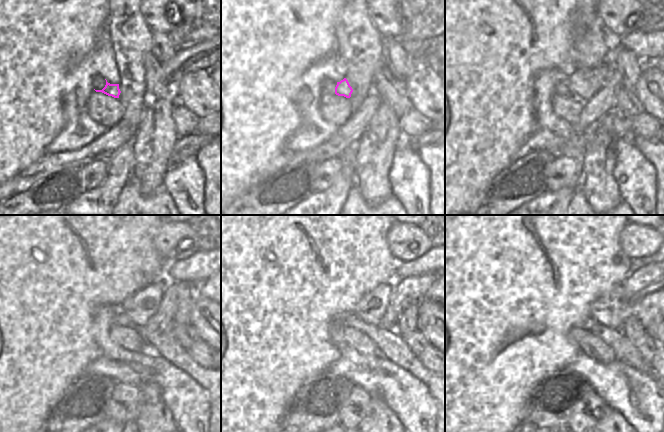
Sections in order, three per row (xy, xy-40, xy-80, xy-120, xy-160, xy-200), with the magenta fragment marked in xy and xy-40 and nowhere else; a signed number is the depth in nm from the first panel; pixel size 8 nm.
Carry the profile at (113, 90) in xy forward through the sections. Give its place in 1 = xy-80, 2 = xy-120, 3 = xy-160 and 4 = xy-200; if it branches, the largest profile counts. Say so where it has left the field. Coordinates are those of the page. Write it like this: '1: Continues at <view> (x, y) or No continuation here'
1: Continues at xy-80 (583, 83)
2: Continues at xy-120 (140, 306)
3: Continues at xy-160 (371, 308)
4: Continues at xy-200 (615, 306).

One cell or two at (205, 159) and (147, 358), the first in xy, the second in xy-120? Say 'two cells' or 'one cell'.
two cells

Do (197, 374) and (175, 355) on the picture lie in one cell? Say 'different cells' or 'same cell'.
same cell

